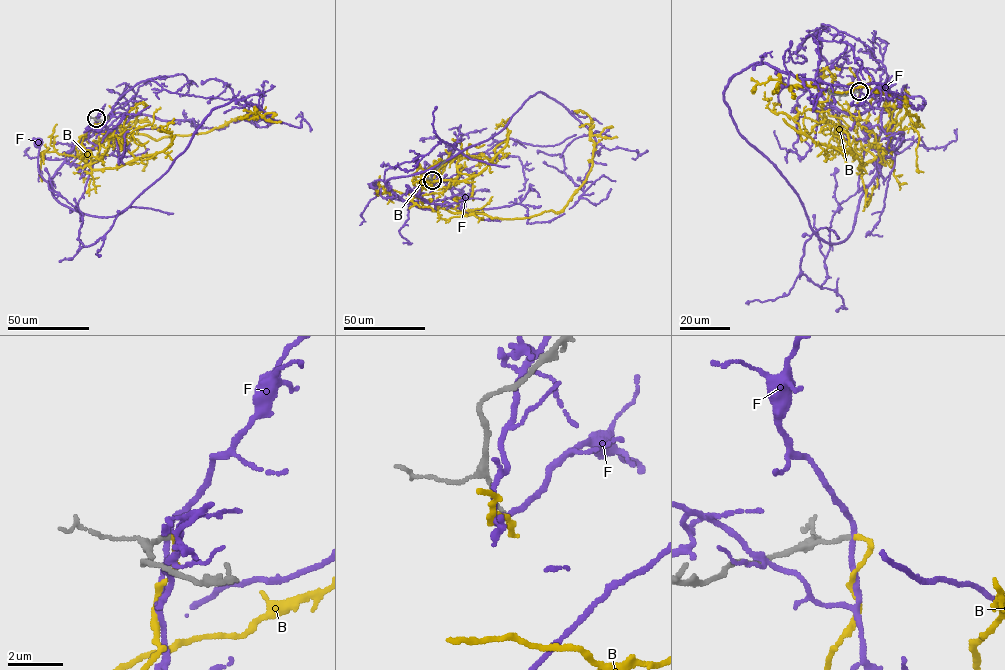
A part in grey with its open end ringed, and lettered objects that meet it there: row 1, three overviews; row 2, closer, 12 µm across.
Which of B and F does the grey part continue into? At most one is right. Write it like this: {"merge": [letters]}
{"merge": ["B"]}

